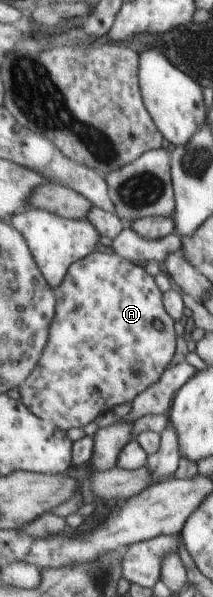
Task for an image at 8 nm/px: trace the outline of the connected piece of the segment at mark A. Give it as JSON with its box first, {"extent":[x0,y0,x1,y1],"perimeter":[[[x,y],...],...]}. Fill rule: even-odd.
{"extent":[19,251,176,431],"perimeter":[[[94,251],[72,263],[60,286],[53,288],[55,315],[49,339],[36,368],[19,386],[20,402],[42,420],[67,431],[83,428],[97,416],[117,404],[132,402],[152,386],[167,369],[174,356],[176,334],[174,320],[163,305],[163,294],[144,266],[126,260],[118,254]]]}

